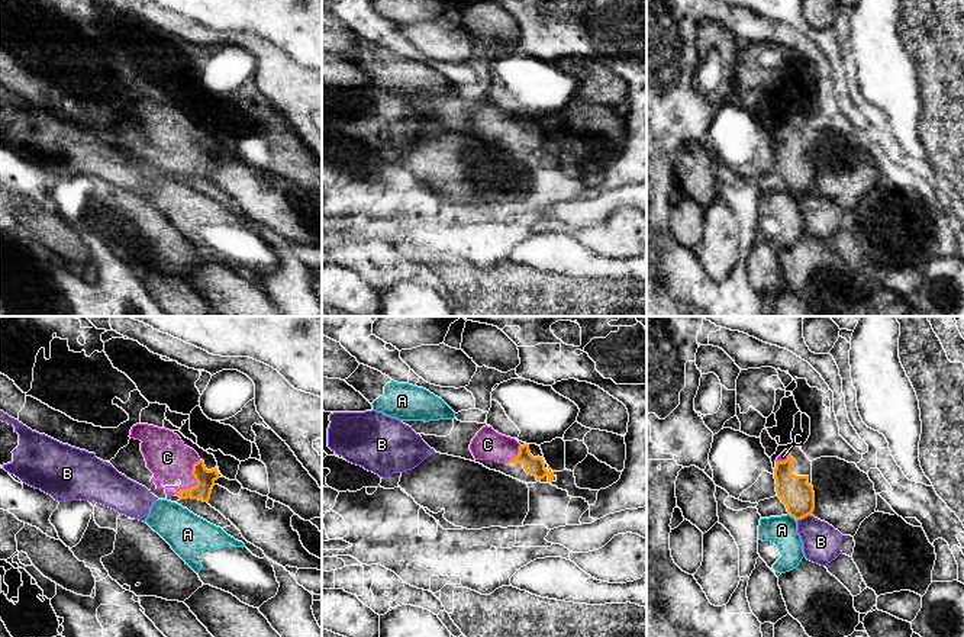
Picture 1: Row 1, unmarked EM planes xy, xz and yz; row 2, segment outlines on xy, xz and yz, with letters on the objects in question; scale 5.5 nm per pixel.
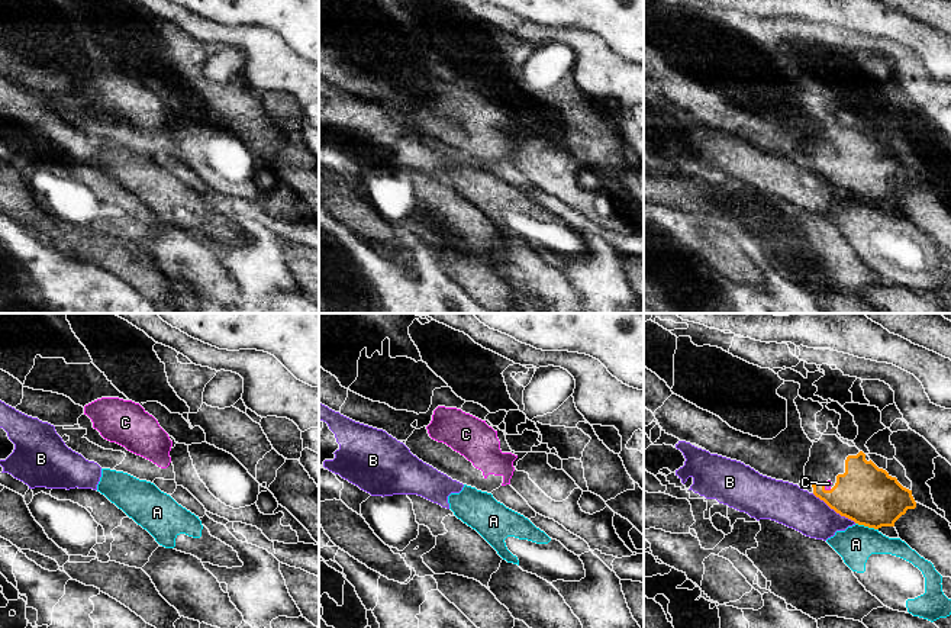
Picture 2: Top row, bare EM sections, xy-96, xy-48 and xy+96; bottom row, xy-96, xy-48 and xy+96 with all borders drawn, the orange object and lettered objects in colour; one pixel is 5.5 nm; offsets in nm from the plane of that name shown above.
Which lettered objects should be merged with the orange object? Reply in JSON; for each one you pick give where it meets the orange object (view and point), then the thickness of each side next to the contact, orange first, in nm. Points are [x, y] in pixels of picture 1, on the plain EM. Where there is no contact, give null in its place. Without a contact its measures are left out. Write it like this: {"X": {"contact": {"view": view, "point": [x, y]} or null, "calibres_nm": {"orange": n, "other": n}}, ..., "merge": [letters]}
{"C": {"contact": {"view": "xy", "point": [196, 155]}, "calibres_nm": {"orange": 100, "other": 240}}, "merge": ["C"]}

